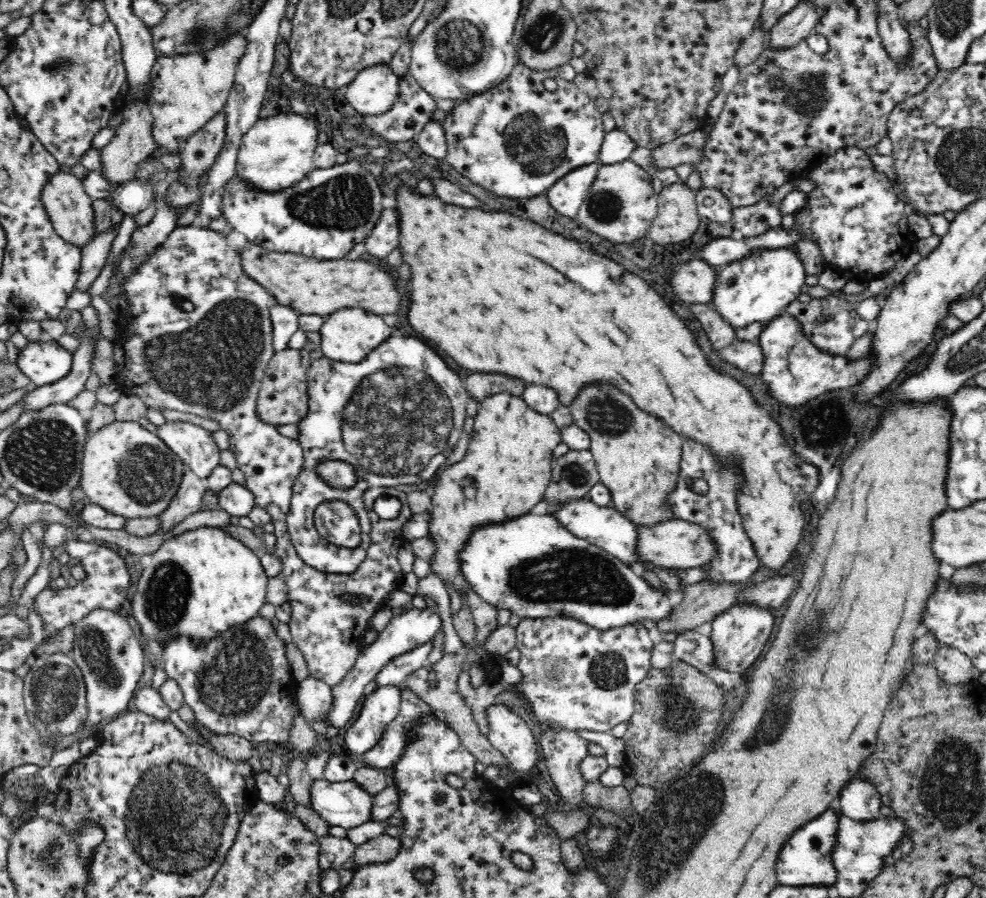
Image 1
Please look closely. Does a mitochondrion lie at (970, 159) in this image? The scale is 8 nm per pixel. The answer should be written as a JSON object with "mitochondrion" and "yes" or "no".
{"mitochondrion":"yes"}

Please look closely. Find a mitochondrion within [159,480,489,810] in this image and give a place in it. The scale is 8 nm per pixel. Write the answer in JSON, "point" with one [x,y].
{"point":[238,678]}

